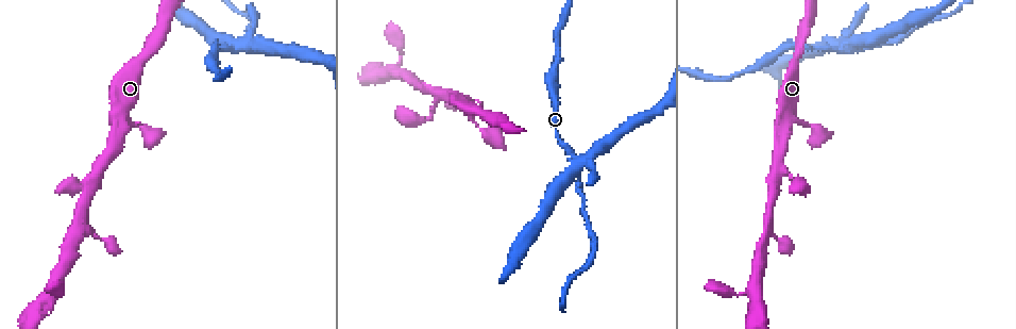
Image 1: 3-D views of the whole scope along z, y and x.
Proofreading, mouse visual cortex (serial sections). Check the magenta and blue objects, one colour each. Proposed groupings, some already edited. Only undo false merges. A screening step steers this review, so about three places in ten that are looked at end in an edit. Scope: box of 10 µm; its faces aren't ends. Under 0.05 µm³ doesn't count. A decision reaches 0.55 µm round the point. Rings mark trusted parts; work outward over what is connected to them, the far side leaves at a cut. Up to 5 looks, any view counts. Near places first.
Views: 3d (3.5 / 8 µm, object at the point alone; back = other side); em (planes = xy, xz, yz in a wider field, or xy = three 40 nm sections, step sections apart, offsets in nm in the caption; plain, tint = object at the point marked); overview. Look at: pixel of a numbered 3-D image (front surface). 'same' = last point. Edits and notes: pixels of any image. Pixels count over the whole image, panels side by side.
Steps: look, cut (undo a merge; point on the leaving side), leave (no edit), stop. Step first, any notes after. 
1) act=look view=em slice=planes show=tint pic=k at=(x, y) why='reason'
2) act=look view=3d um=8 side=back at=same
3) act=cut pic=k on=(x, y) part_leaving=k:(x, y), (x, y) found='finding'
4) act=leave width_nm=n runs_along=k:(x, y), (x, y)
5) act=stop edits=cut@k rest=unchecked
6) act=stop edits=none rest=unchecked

act=look view=3d um=3.5 pic=1 at=(578, 162) why='looks like a crossing'

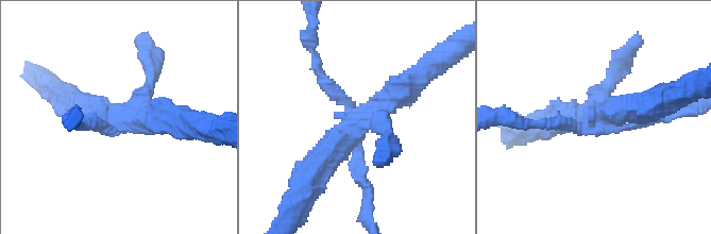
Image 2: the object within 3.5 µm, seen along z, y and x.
act=look view=em slice=xy step=2 show=tint pic=2 at=(119, 118)

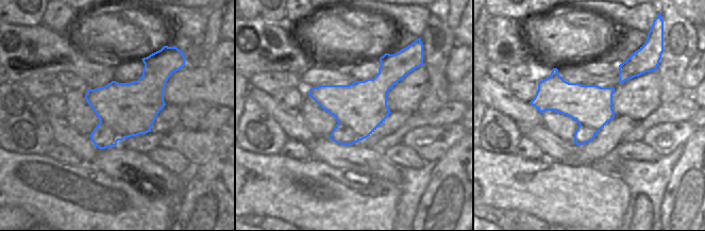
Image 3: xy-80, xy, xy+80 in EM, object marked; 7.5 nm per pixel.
act=cut pic=2 on=(622, 105) part_leaving=2:(589, 127), (662, 97) found='a second cell is stuck on'

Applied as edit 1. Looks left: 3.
act=look view=overview why='redraw'

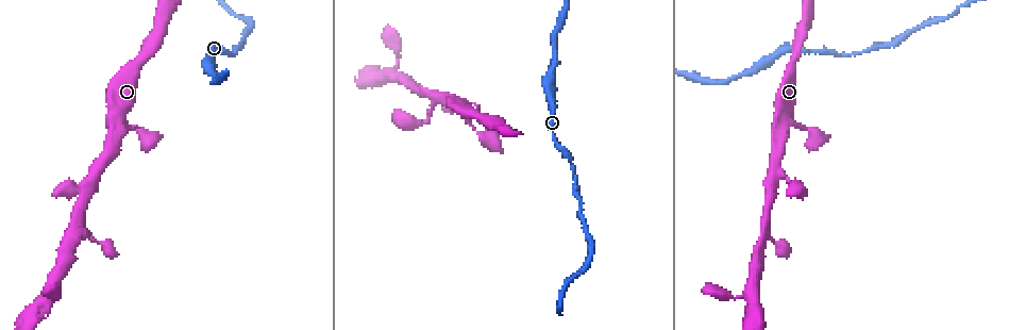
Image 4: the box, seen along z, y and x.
act=look view=3d um=3.5 pic=4 at=(765, 227) why='branch point'

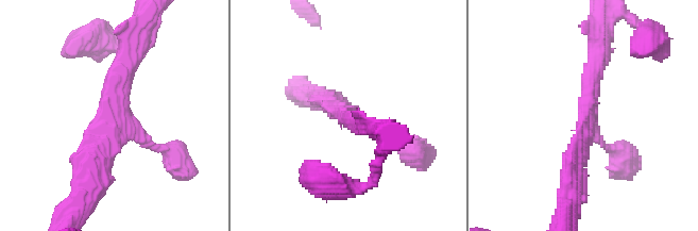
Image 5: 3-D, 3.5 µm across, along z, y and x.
act=look view=em slice=xy step=5 show=tint pic=5 at=(112, 120) arms=3 arm_widths_nm=150,300,300

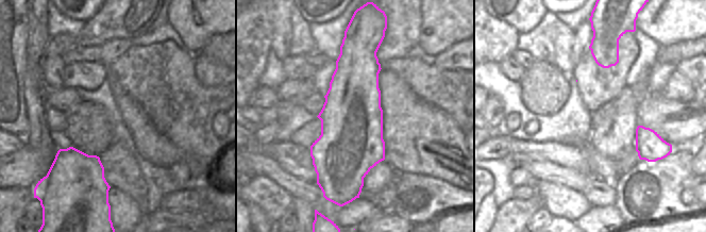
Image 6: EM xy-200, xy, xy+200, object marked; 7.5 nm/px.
act=leave found='one cell here'

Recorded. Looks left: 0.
act=stop edits=cut@2 rest=unchecked

